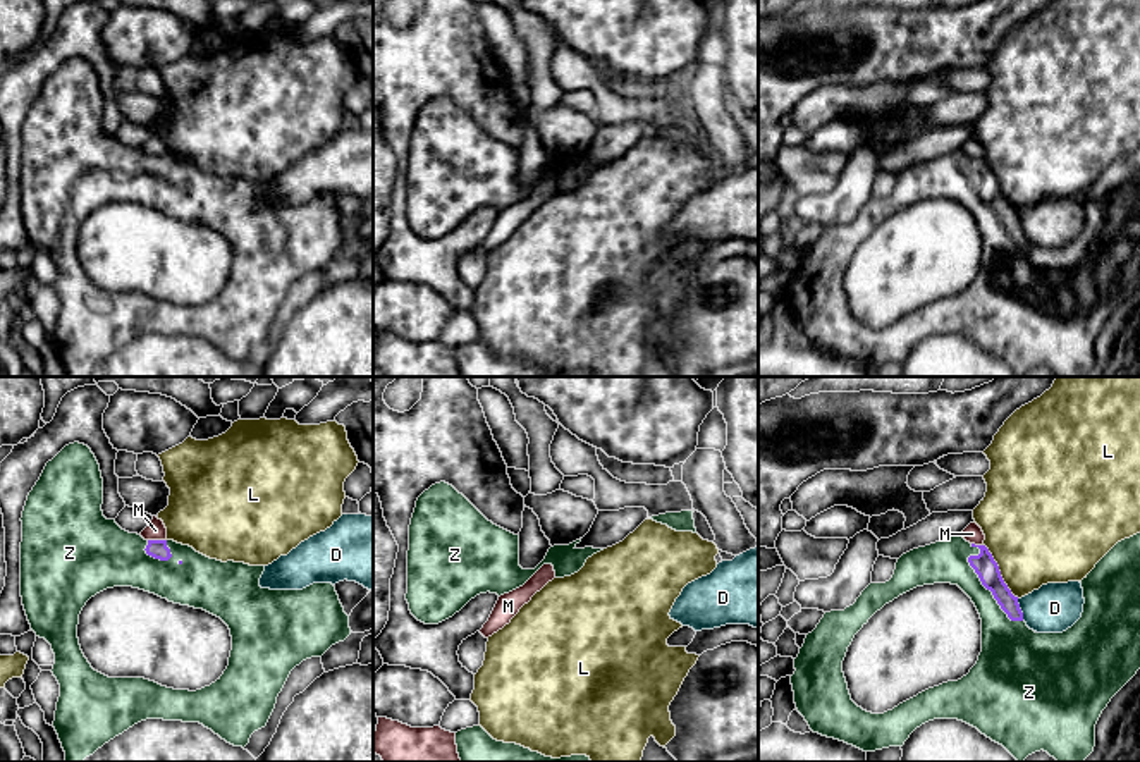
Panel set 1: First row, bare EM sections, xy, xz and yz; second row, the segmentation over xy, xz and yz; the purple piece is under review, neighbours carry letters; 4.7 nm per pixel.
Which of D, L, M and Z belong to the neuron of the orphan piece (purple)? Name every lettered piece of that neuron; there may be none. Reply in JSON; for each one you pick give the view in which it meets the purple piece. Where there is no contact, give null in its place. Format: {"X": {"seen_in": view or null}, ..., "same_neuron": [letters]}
{"Z": {"seen_in": "yz"}, "same_neuron": ["Z"]}

